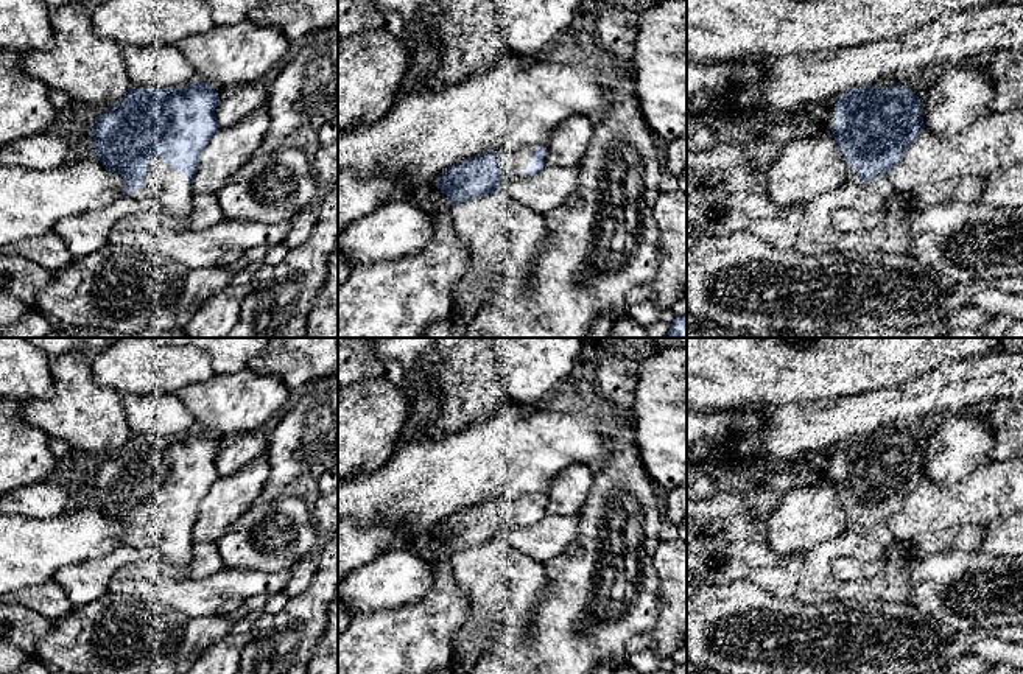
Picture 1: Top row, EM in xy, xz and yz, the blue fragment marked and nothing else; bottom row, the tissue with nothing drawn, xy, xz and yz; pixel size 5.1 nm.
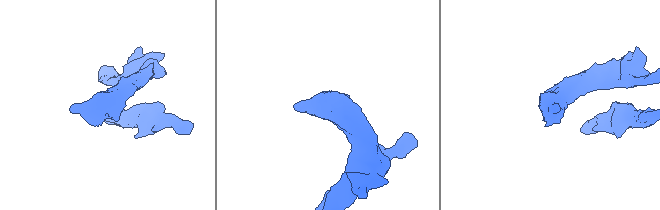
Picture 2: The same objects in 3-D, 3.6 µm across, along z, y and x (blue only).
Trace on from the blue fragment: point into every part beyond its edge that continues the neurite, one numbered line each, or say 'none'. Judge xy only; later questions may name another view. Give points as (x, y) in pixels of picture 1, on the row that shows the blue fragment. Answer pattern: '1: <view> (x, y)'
1: xy (170, 187)

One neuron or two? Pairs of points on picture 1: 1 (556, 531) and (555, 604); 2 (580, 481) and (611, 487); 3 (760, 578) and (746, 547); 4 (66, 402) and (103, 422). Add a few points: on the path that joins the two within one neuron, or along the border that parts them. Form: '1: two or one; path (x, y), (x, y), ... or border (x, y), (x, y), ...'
1: two; border (578, 526), (575, 540), (544, 564)
2: two; border (592, 469), (592, 487), (584, 506), (575, 516)
3: two; border (782, 558), (773, 565), (760, 567), (749, 579)
4: one; path (75, 411), (94, 422)

